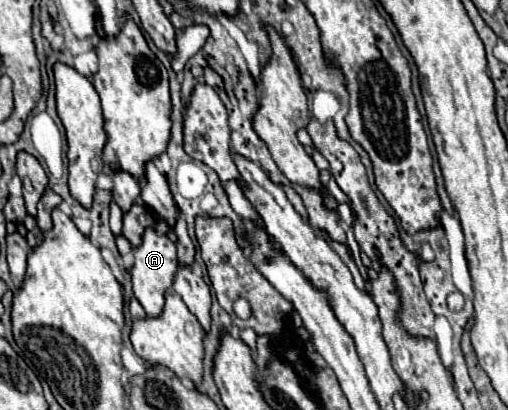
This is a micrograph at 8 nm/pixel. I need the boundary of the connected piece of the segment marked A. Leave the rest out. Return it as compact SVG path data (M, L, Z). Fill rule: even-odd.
M148 227L142 233L142 243L138 247L134 247L132 253L134 253L134 267L130 271L130 277L132 277L134 295L140 301L140 305L146 309L146 313L152 315L152 317L156 317L162 311L164 293L170 289L172 279L174 279L174 273L178 269L176 245L166 235L160 235L156 229Z

